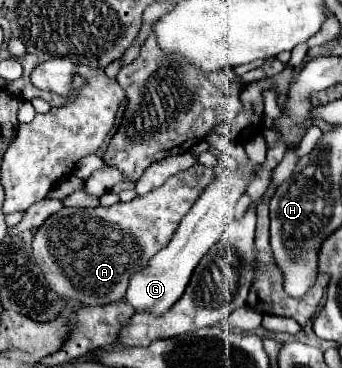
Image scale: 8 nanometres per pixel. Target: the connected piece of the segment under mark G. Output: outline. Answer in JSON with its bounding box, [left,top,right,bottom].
[126,168,250,314]

